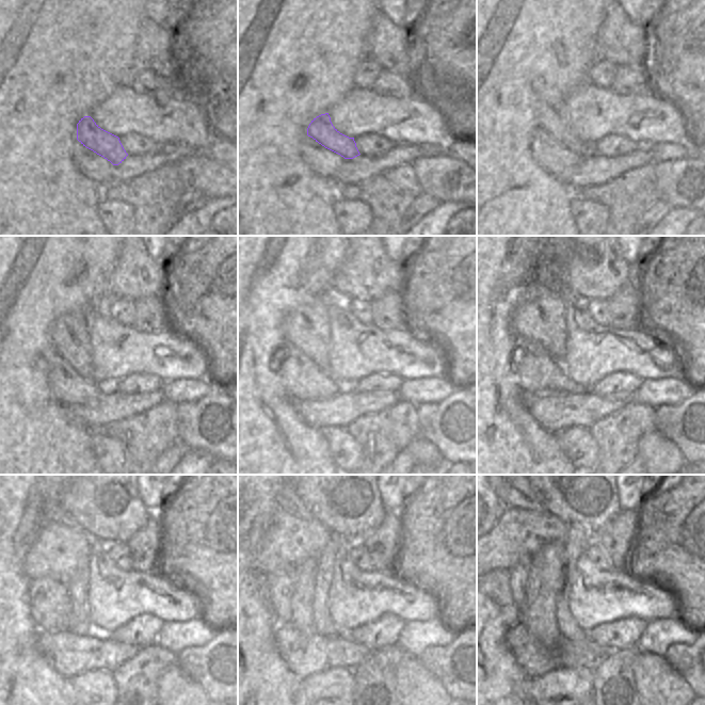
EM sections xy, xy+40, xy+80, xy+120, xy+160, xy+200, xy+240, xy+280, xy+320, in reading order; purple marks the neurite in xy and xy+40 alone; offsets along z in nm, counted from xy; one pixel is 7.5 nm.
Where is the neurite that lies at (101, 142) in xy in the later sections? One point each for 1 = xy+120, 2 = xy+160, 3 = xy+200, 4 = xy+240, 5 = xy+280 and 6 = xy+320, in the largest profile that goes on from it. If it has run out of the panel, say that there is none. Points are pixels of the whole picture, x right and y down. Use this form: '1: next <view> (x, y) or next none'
1: next xy+120 (68, 334)
2: next xy+160 (306, 327)
3: next xy+200 (543, 318)
4: next xy+240 (60, 551)
5: next xy+280 (288, 541)
6: next xy+320 (518, 533)

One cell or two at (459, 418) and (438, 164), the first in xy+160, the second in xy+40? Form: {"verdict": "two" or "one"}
{"verdict": "one"}

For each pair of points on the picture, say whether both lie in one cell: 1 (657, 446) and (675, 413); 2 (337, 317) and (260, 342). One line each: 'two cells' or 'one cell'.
1: two cells
2: two cells

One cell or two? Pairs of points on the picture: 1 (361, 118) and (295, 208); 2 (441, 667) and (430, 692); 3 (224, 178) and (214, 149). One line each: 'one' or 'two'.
1: two
2: two
3: two

